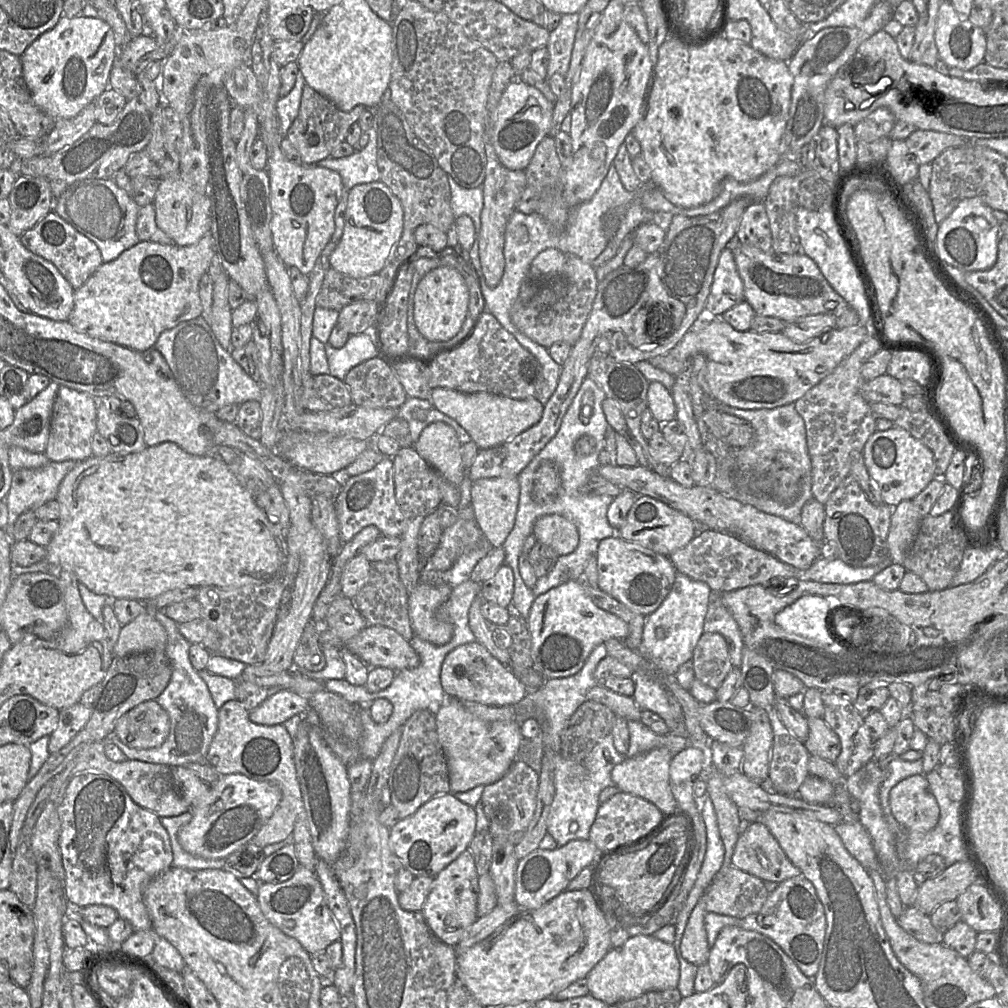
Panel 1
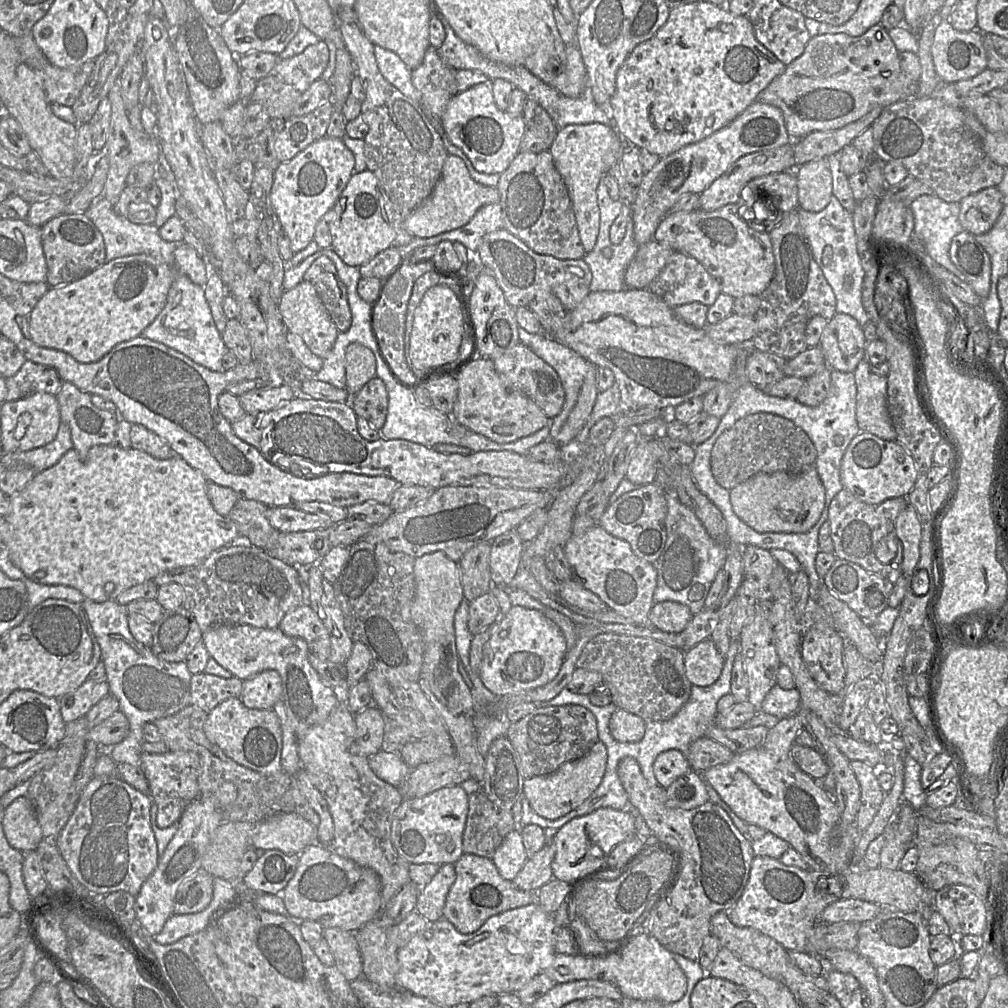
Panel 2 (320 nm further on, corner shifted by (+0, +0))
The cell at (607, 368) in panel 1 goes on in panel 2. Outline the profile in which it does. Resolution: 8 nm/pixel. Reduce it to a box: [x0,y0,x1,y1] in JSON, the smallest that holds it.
[475,228,592,313]

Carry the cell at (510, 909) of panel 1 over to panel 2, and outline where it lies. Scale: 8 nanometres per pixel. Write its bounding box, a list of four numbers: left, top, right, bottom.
[512,842,555,891]

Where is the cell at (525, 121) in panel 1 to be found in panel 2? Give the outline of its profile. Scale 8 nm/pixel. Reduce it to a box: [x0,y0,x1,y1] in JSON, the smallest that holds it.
[441,80,527,174]

